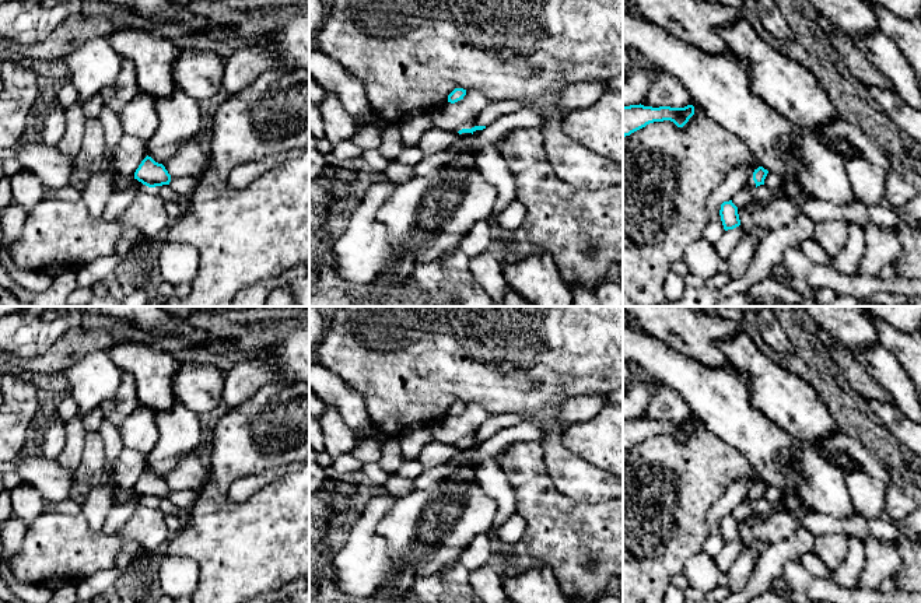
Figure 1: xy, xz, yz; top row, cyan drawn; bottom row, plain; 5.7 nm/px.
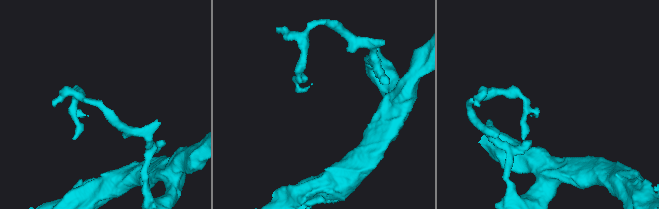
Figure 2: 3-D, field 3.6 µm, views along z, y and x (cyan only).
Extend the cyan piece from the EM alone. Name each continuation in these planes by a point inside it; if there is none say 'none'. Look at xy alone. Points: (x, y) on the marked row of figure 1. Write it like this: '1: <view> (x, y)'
none

